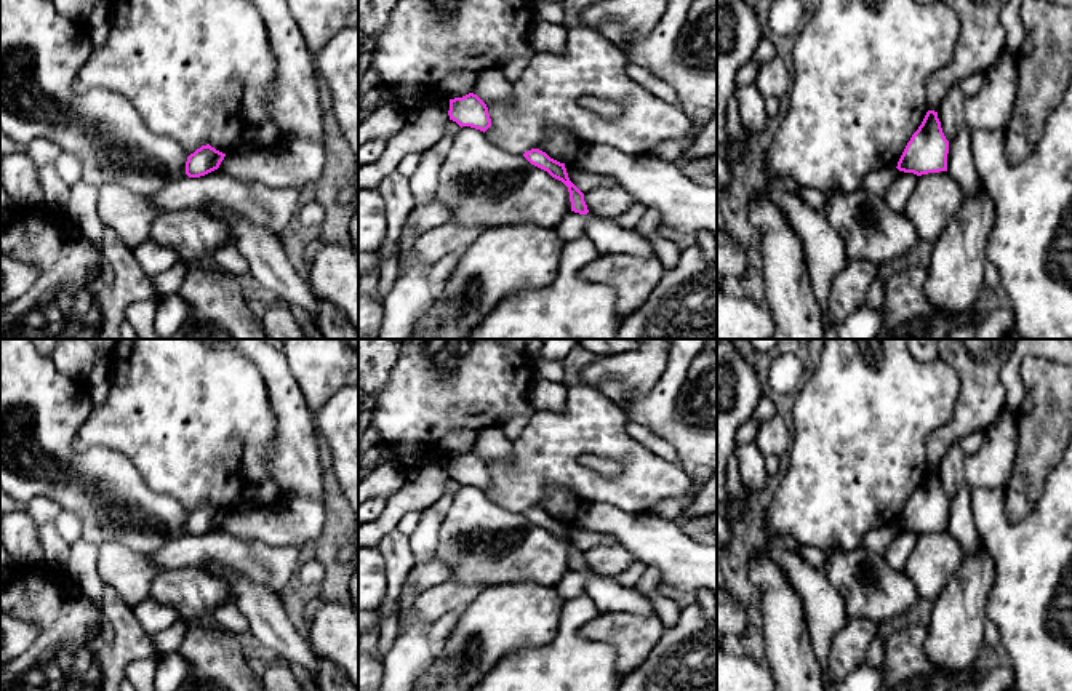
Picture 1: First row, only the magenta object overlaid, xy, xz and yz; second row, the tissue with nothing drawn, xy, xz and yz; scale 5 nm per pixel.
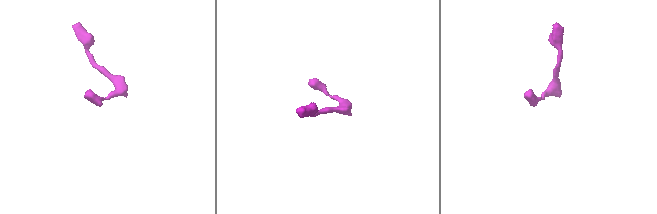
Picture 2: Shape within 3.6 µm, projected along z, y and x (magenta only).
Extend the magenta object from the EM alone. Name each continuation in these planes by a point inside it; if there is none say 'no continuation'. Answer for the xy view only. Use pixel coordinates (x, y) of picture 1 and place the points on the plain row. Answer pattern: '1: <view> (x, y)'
no continuation

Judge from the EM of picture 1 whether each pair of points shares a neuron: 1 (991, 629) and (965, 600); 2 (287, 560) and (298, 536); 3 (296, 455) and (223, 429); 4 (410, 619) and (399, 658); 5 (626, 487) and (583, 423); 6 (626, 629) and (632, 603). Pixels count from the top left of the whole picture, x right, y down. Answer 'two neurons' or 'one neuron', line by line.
1: two neurons
2: two neurons
3: two neurons
4: one neuron
5: one neuron
6: two neurons

